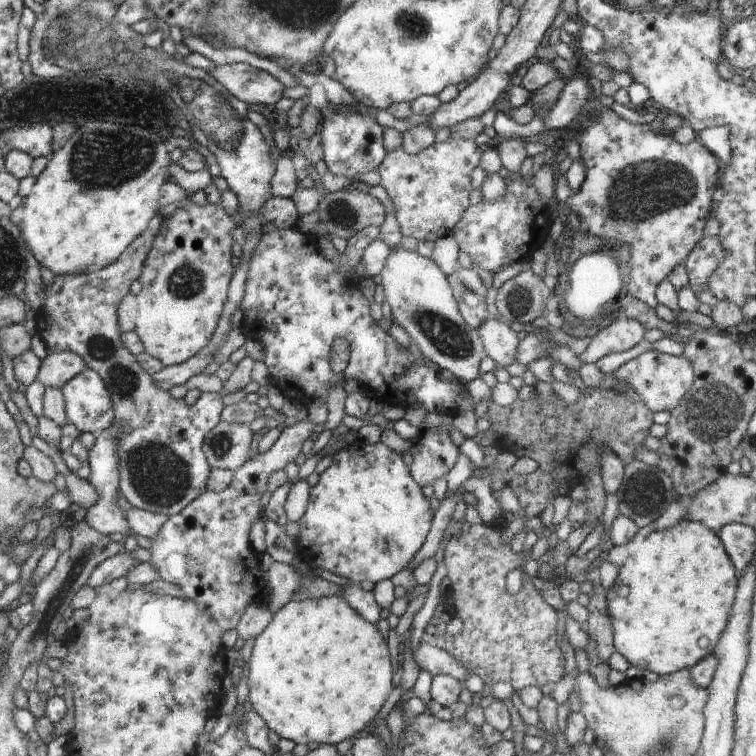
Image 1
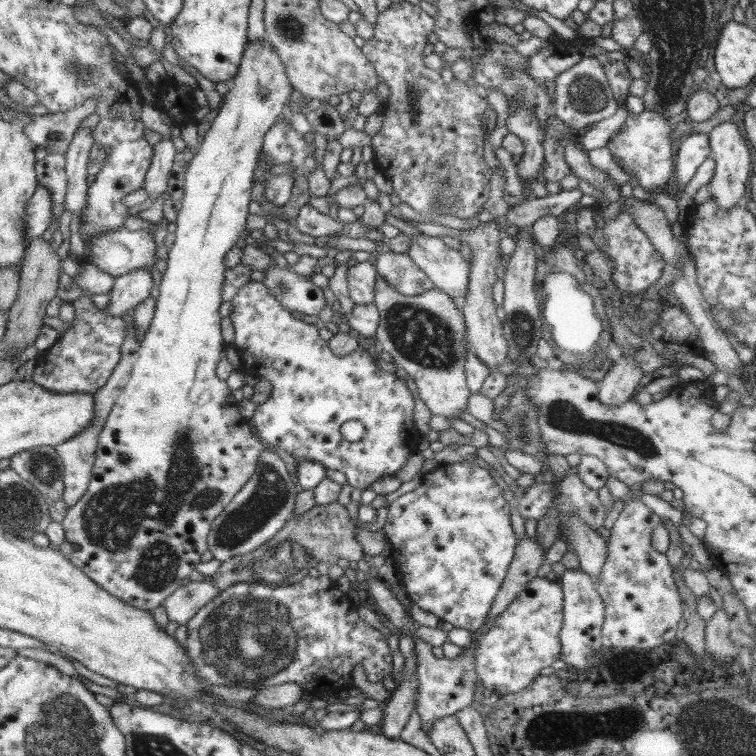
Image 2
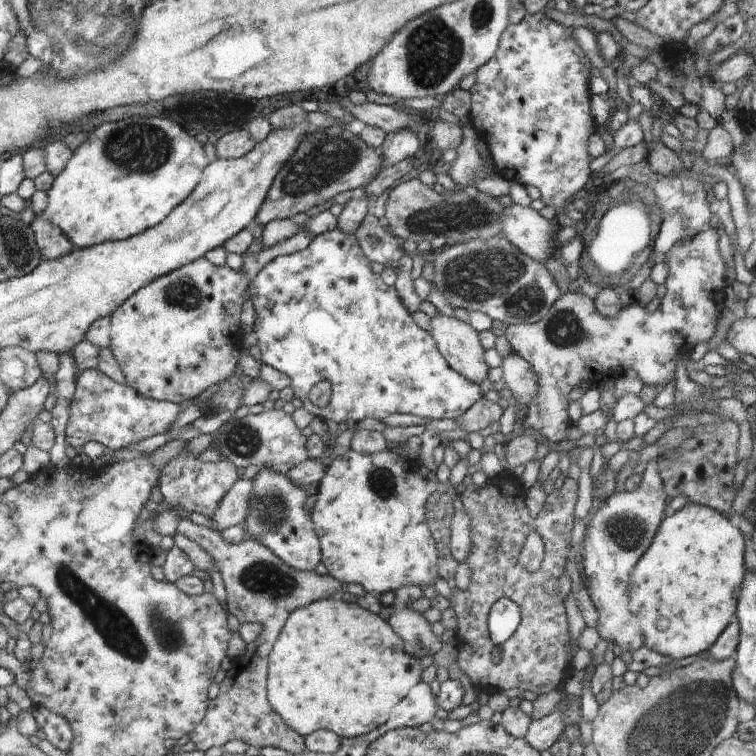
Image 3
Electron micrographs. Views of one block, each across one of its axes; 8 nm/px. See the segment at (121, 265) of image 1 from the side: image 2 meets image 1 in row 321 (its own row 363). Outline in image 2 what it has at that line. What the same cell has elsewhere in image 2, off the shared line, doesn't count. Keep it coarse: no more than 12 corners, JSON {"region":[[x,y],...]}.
{"region":[[74,300],[74,323],[35,359],[32,381],[94,394],[126,339],[124,318]]}

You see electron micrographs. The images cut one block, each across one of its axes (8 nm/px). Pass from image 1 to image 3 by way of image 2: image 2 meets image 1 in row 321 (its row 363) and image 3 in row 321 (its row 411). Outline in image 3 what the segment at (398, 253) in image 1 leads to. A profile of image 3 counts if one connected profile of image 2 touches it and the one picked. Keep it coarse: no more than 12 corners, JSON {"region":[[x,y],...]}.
{"region":[[441,313],[427,331],[452,370],[488,378],[480,334]]}

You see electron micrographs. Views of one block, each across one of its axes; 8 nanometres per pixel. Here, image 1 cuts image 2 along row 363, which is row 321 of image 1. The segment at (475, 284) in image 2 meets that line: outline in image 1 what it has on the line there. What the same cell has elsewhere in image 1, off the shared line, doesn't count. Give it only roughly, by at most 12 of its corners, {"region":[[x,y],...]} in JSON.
{"region":[[502,319],[477,329],[484,353],[501,366],[516,362],[517,333]]}

